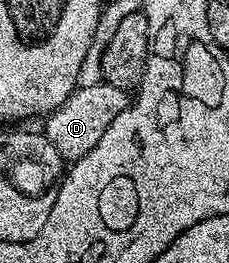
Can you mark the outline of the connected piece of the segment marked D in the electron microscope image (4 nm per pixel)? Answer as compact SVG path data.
M101 82L93 86L77 86L72 92L72 96L64 102L56 111L47 116L48 123L42 127L42 131L47 135L55 149L64 161L75 161L81 159L94 145L98 145L102 133L110 129L114 117L128 108L130 102L129 92L118 89L114 85Z

